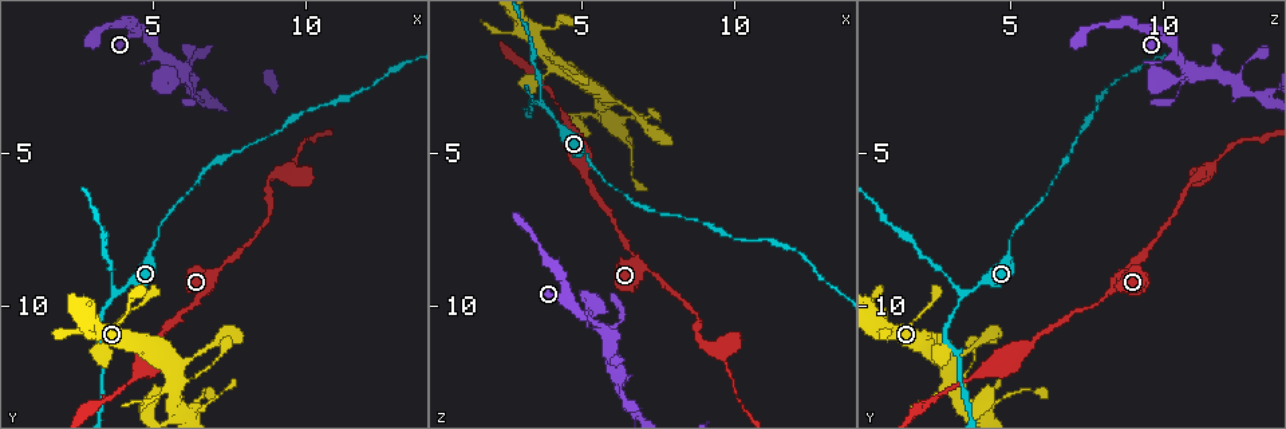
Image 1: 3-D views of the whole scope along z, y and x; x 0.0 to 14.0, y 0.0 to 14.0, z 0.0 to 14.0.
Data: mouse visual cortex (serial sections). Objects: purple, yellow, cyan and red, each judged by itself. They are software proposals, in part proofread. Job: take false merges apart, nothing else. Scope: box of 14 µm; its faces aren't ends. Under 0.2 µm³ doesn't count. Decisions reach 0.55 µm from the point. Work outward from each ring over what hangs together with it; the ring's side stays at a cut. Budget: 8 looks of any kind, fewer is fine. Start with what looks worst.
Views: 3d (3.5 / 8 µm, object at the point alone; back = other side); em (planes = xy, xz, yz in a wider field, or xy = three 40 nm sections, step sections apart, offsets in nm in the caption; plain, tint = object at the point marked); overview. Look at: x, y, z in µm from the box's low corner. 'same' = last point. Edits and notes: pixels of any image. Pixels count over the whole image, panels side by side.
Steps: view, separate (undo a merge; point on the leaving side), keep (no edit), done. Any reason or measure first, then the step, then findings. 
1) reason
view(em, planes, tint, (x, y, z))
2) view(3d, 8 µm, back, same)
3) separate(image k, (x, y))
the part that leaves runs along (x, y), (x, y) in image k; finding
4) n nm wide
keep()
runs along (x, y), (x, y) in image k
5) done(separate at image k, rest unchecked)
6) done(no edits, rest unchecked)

two arms in line, one across
view(3d, 3.5 µm, (3.8, 9.6, 3.4))

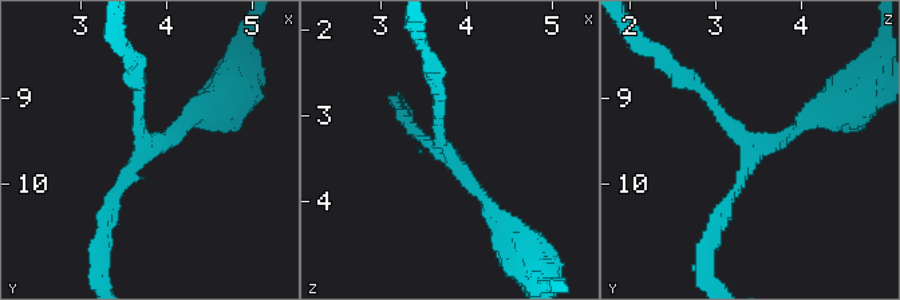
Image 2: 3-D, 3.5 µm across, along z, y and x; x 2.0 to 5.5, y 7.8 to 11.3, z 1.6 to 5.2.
3 arms; arms of 150, 150, 200 nm; need the tissue
view(em, xy, step 2, tint, (3.80, 9.65, 3.45))

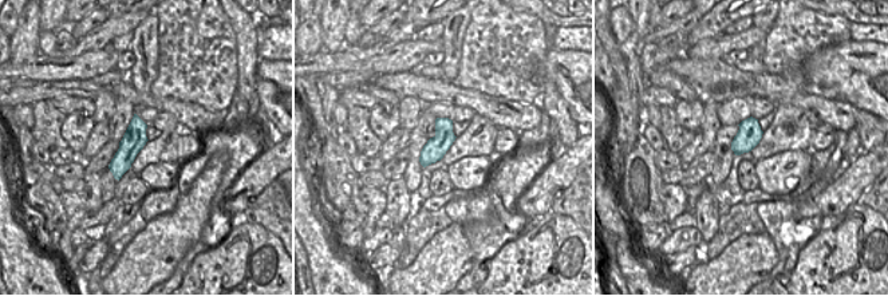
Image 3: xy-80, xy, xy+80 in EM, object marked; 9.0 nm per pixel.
another direction
view(em, xy, step 1, tint, same)

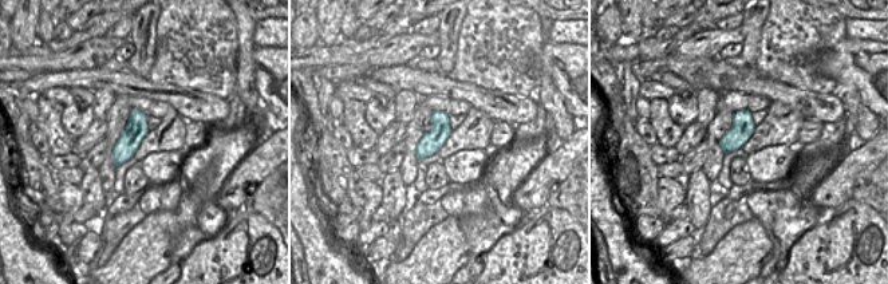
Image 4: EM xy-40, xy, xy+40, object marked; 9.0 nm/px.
190 nm wide
keep()
runs along (813, 114), (754, 152), (717, 221) in image 2; all the same cell

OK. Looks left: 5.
sharp bend
view(3d, 3.5 µm, (7.3, 8.7, 8.9))

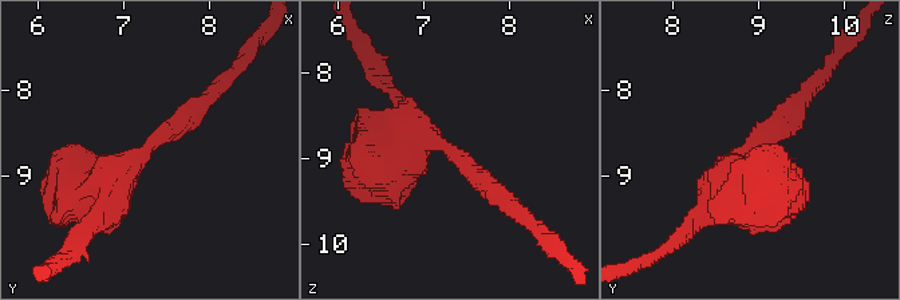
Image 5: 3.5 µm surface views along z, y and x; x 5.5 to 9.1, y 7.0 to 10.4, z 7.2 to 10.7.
arms of 200, 600 nm; shape alone is not enough
view(em, xy, step 5, tint, (7.30, 8.70, 8.90))

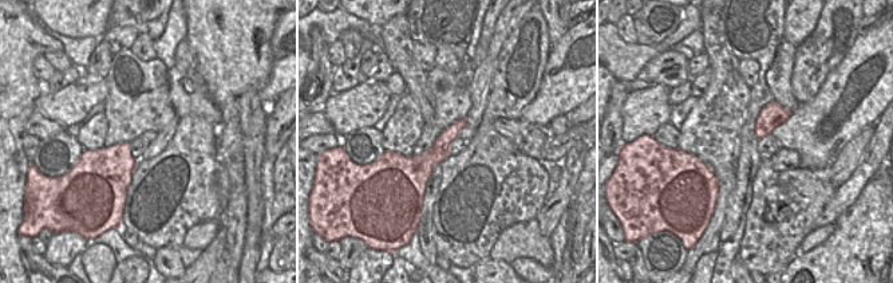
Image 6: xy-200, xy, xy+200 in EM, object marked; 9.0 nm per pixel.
view(em, xy, step 3, tint, same)

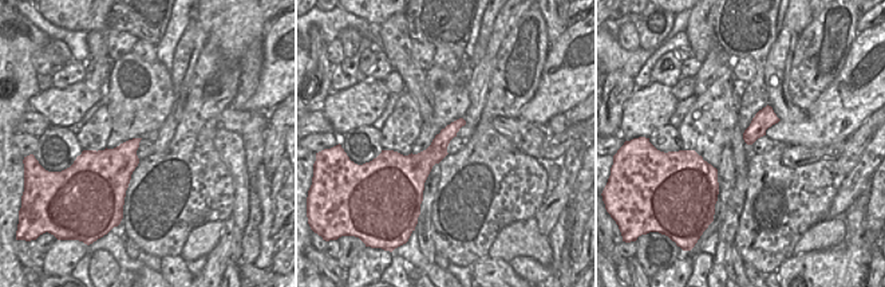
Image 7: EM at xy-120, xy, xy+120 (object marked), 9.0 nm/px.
keep()
all the same cell

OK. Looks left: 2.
calibre changes
view(3d, 3.5 µm, (5.7, 2.1, 10.7))

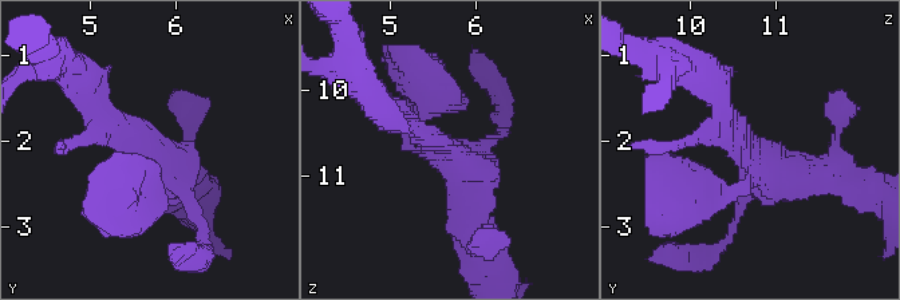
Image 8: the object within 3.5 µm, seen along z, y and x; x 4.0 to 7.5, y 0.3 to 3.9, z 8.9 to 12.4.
shape alone is not enough
view(em, planes, tint, (5.65, 2.20, 10.70))

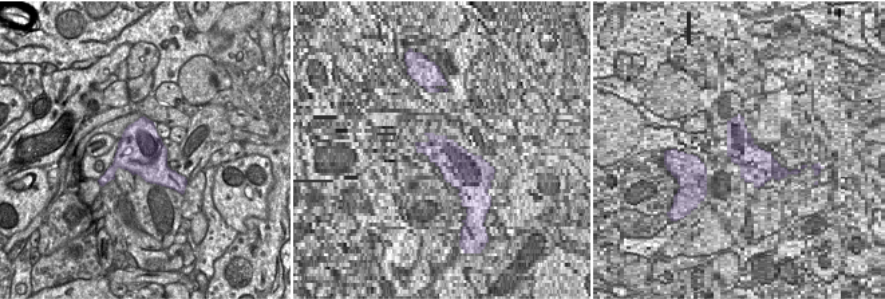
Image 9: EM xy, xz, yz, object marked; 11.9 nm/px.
keep()
runs along (387, 118), (469, 173), (473, 225) in image 8; one cell here

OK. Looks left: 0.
done(no edits, rest unchecked)

